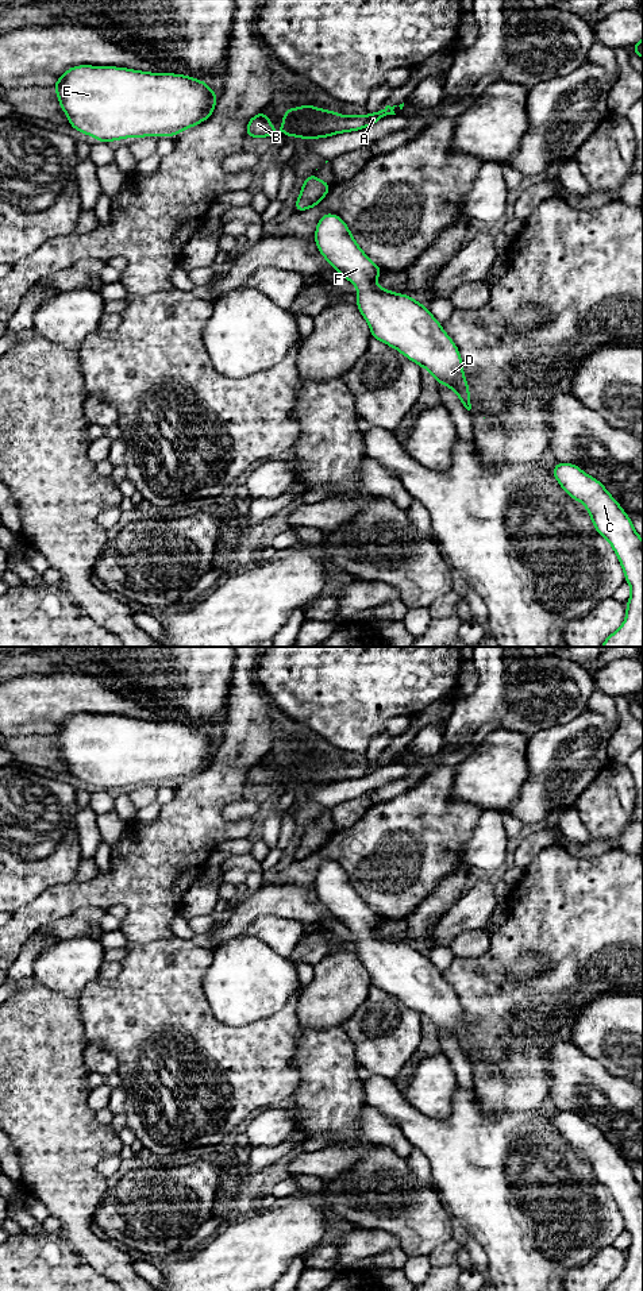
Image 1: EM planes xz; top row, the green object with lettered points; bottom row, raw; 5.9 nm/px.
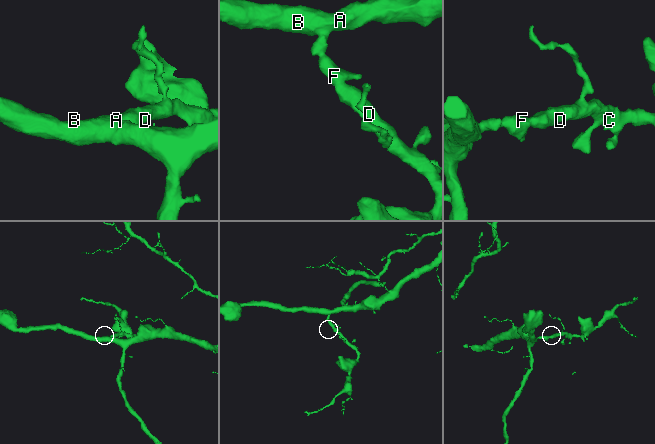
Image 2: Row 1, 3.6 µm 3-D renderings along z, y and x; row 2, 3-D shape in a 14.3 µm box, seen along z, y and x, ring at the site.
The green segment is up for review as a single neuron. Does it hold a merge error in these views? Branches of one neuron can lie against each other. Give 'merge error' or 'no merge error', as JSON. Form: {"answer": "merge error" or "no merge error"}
{"answer": "no merge error"}

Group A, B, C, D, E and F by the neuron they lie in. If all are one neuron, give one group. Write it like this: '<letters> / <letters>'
A B C D E F

